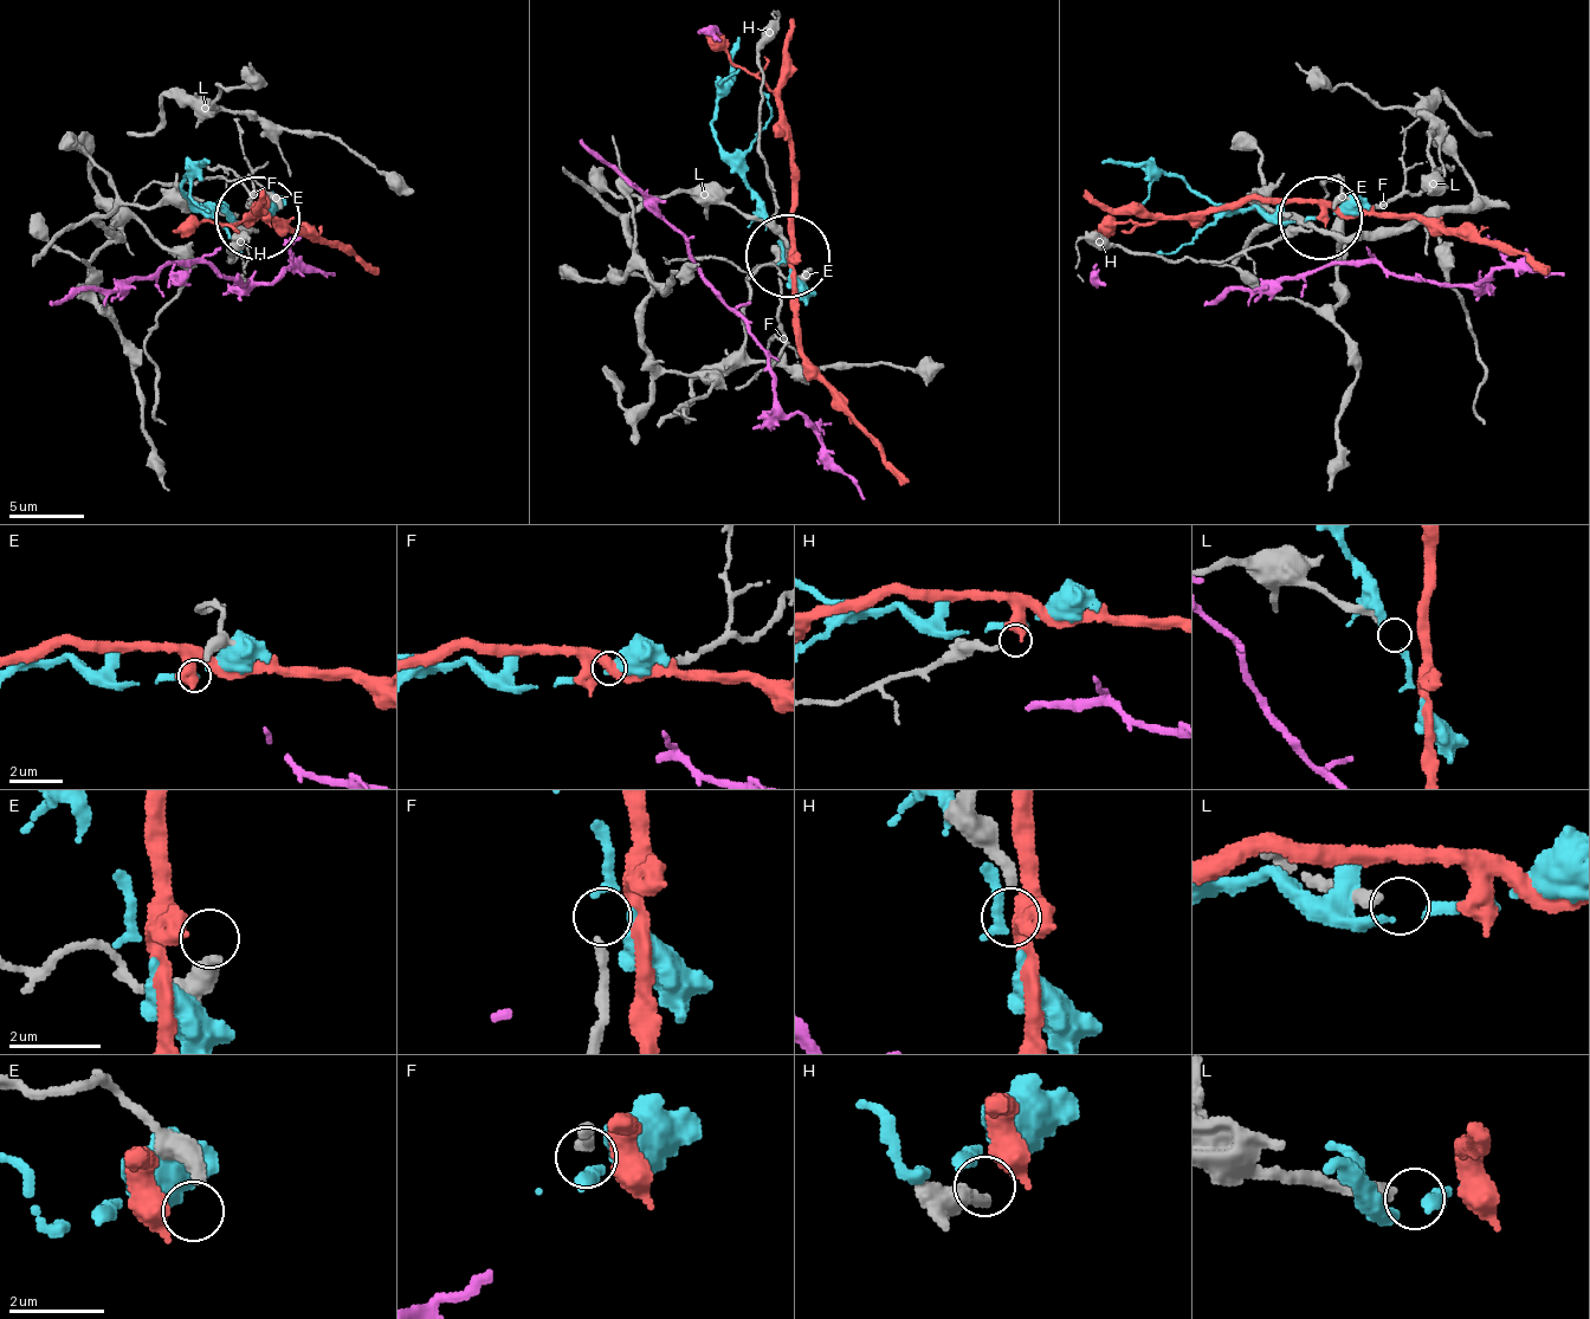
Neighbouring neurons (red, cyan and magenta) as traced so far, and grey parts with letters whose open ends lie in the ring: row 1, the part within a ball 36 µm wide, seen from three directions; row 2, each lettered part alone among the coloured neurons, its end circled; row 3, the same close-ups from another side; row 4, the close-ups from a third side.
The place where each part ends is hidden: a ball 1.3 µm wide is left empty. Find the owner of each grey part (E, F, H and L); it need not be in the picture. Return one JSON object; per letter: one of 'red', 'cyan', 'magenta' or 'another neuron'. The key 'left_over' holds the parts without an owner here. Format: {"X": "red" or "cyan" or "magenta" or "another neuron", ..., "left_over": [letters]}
{"E": "another neuron", "F": "another neuron", "H": "another neuron", "L": "another neuron", "left_over": ["E", "F", "H", "L"]}

